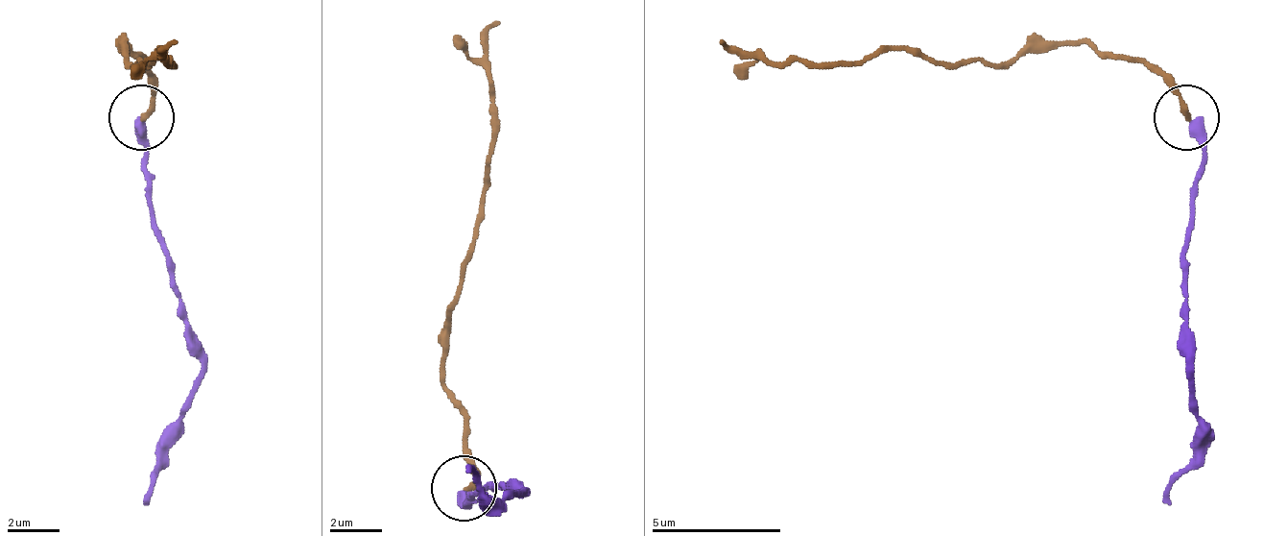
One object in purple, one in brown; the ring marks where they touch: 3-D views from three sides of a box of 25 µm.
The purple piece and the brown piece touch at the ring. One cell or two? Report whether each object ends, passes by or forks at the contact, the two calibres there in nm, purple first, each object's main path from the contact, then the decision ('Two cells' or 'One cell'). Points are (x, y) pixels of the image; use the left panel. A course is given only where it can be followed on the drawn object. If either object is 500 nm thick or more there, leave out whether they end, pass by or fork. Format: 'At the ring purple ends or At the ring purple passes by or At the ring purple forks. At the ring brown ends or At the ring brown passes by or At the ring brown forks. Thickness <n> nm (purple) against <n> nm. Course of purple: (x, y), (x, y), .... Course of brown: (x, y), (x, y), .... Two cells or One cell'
At the ring purple ends. At the ring brown ends. Thickness 420 nm (purple) against 200 nm. Course of purple: (143, 119), (143, 178), (202, 386), (169, 464), (143, 503). Course of brown: (143, 119), (150, 80), (143, 60), (124, 40), (136, 66), (162, 47), (169, 66), (162, 54), (176, 40). Two cells

